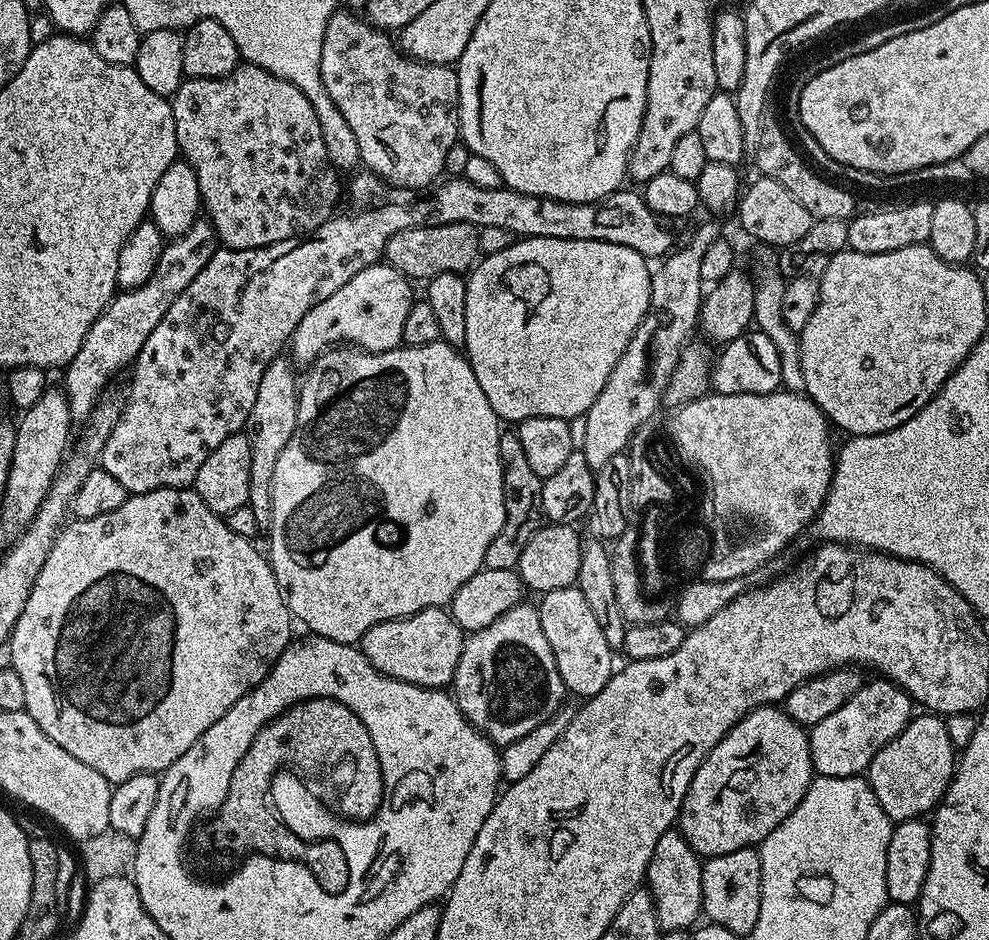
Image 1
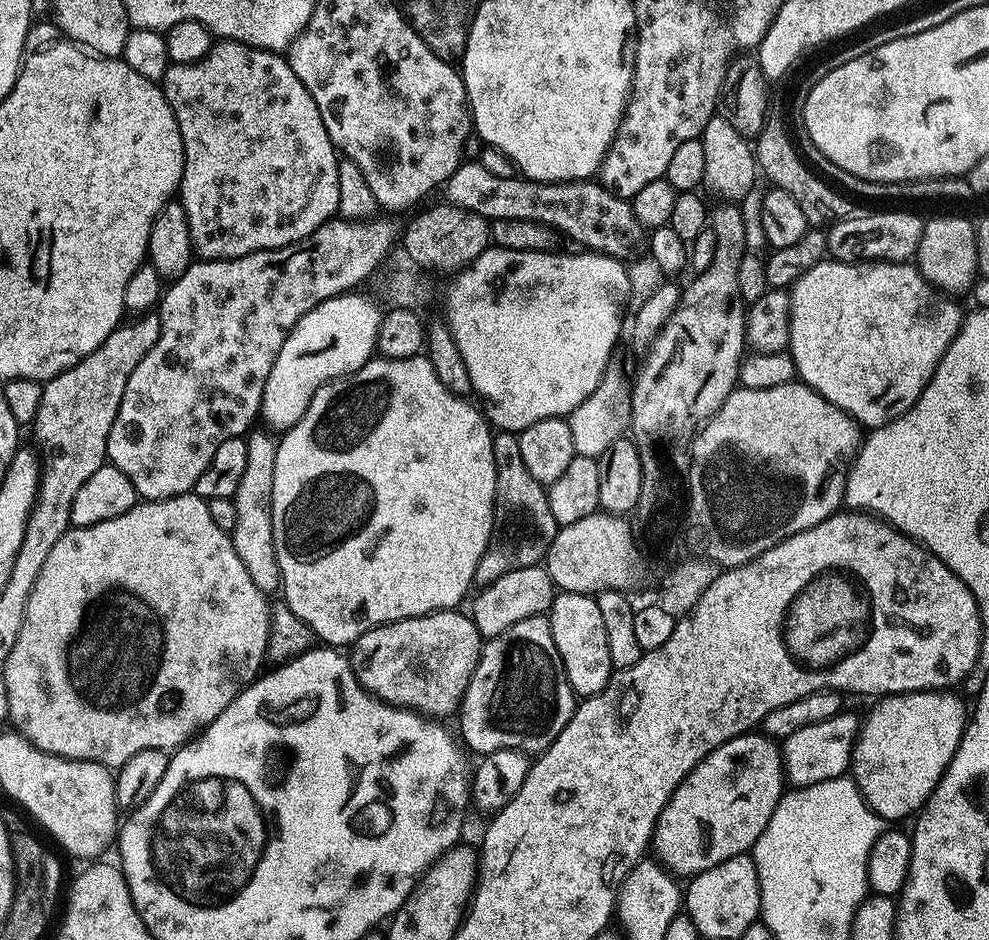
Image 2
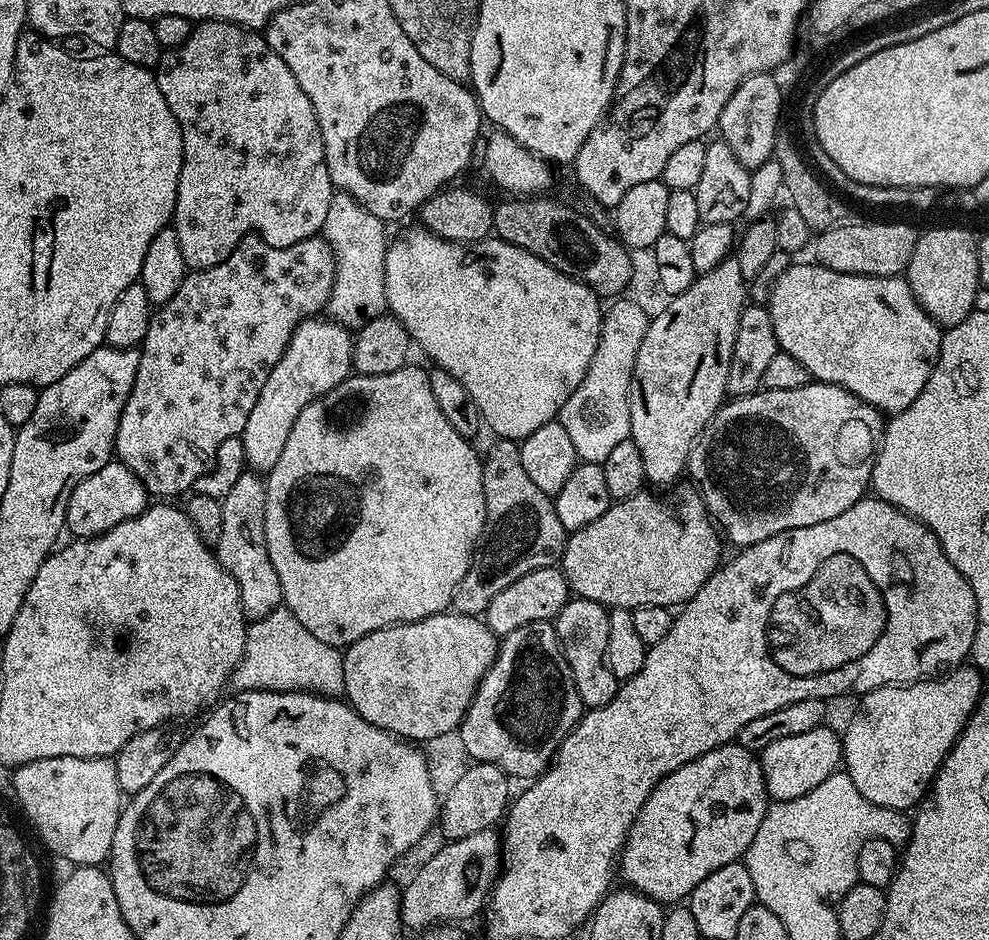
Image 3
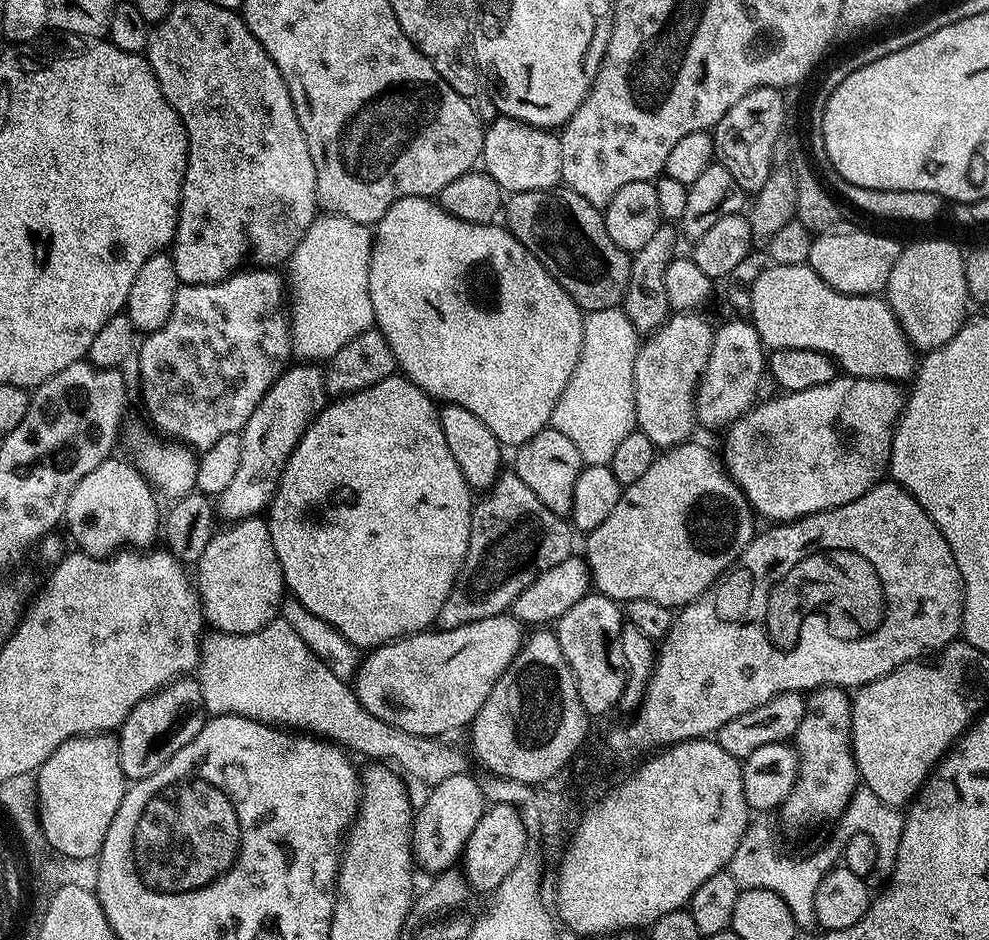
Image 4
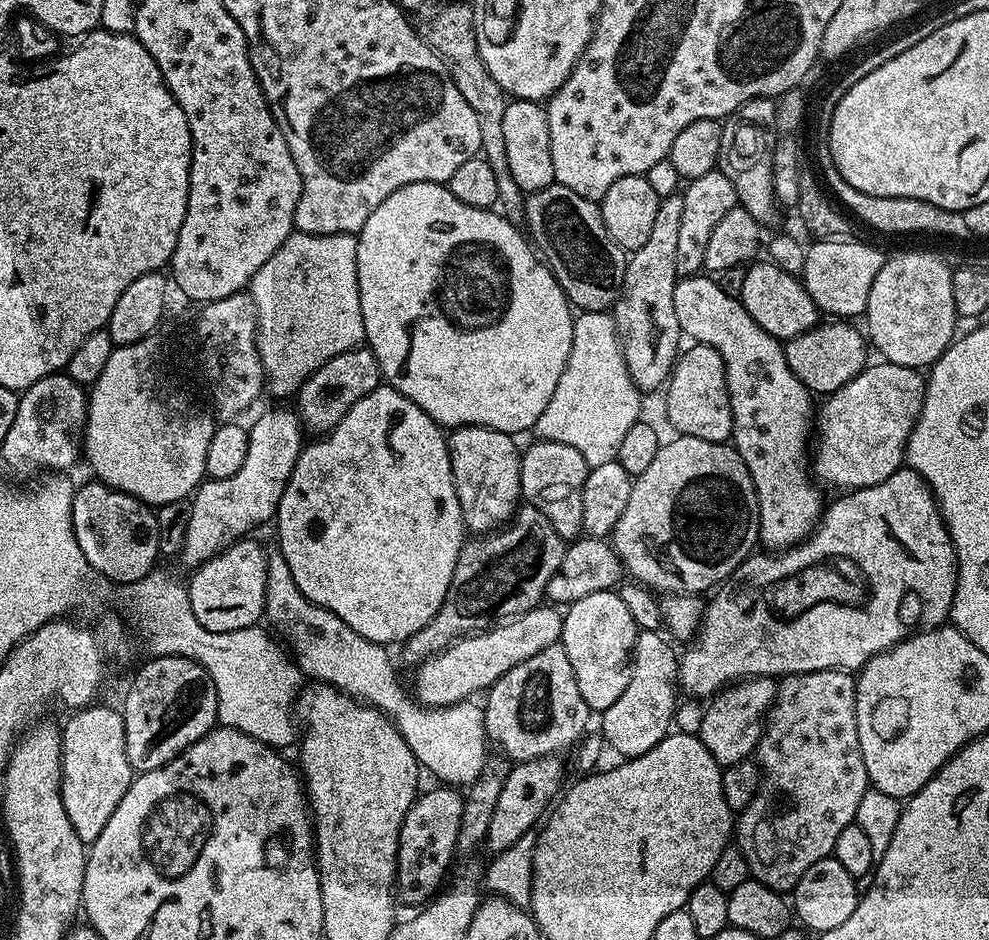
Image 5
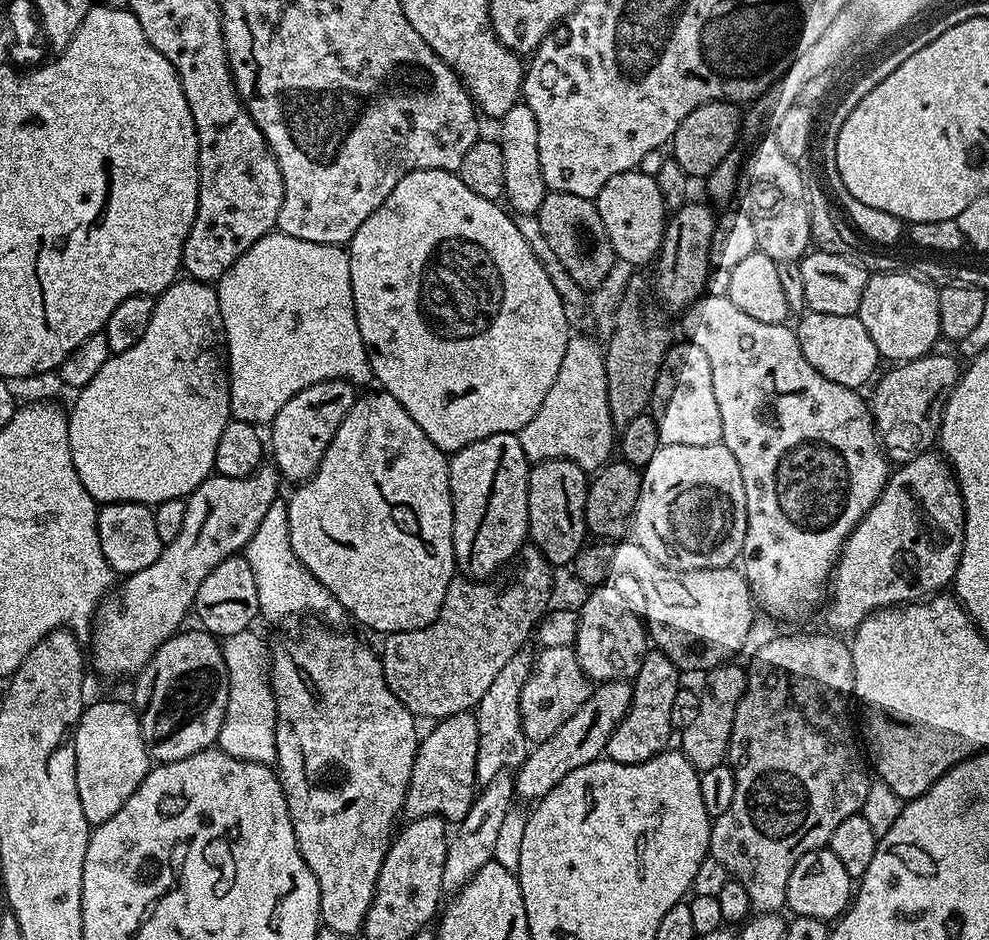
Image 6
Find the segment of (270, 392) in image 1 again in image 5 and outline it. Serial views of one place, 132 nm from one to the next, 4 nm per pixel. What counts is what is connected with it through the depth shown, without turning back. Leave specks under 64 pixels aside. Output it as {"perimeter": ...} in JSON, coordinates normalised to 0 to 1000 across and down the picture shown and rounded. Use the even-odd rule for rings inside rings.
{"perimeter":[[[248,572],[237,577],[229,585],[224,585],[216,594],[207,596],[197,605],[194,618],[189,618],[188,624],[192,632],[192,645],[196,649],[196,657],[208,666],[208,670],[217,672],[232,672],[245,670],[264,663],[267,655],[267,641],[269,640],[269,602],[271,601],[271,587],[259,572]]]}

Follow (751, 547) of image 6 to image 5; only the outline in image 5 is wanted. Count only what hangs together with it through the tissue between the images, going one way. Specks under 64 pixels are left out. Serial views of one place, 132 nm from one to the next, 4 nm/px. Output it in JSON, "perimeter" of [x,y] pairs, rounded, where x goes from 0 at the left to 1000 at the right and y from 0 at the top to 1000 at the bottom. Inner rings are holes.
{"perimeter":[[[705,291],[685,297],[681,304],[681,335],[686,337],[689,354],[697,363],[722,368],[722,372],[730,377],[740,433],[739,471],[750,491],[754,491],[758,509],[764,518],[768,552],[767,578],[774,579],[777,582],[774,584],[777,585],[801,583],[820,570],[835,539],[835,532],[829,529],[829,523],[825,520],[826,512],[819,501],[819,469],[823,464],[822,418],[805,401],[803,394],[799,394],[793,366],[785,359],[775,355],[775,351],[770,351],[770,347],[766,347],[766,343],[758,338],[747,318],[734,313],[734,309],[730,309],[730,304],[726,304],[719,293]]]}

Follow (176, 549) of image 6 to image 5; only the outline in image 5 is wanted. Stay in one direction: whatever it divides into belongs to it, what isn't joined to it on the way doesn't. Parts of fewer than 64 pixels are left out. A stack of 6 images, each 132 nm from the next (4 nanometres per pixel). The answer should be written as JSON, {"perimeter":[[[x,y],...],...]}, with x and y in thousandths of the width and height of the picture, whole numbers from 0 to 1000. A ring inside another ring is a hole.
{"perimeter":[[[275,434],[267,438],[251,455],[252,478],[249,479],[249,491],[245,491],[244,498],[233,504],[233,509],[220,509],[219,511],[207,510],[193,529],[194,546],[192,547],[192,561],[188,564],[188,577],[184,596],[193,602],[201,602],[207,596],[216,594],[224,585],[229,585],[237,577],[248,573],[258,564],[262,557],[267,557],[276,552],[279,539],[289,521],[289,513],[293,513],[293,504],[301,491],[303,482],[308,476],[308,456],[302,437],[291,434]]]}

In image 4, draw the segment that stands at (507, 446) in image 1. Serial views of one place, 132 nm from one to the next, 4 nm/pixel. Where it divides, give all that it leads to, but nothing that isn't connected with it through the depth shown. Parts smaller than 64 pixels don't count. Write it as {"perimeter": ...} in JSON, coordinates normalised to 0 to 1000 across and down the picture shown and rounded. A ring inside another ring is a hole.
{"perimeter":[[[521,500],[507,501],[489,533],[477,541],[477,567],[469,600],[461,613],[461,621],[455,628],[443,656],[446,669],[462,668],[487,657],[513,652],[518,643],[556,602],[564,602],[572,593],[579,590],[580,562],[571,550],[552,543],[524,509]]]}

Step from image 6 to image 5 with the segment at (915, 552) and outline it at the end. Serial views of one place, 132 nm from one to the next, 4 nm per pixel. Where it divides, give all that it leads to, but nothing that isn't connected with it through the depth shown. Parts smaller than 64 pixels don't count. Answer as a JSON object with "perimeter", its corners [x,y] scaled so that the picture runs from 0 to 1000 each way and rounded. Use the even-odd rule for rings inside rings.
{"perimeter":[[[911,496],[907,502],[900,504],[900,509],[896,509],[896,513],[888,513],[884,517],[875,519],[862,519],[846,528],[849,529],[842,536],[840,533],[834,539],[828,557],[822,562],[817,573],[810,574],[801,583],[794,583],[784,589],[757,591],[755,596],[749,598],[731,621],[723,627],[724,635],[718,640],[715,639],[706,676],[702,683],[693,688],[697,688],[693,694],[687,695],[687,731],[691,735],[693,732],[700,740],[719,743],[725,736],[747,724],[766,719],[792,721],[806,719],[812,715],[826,715],[840,711],[869,713],[888,696],[892,696],[898,689],[903,689],[906,685],[911,685],[923,672],[949,668],[960,659],[967,631],[967,586],[963,580],[959,562],[954,559],[950,539],[946,537],[946,528],[942,524],[942,518],[922,498]]]}

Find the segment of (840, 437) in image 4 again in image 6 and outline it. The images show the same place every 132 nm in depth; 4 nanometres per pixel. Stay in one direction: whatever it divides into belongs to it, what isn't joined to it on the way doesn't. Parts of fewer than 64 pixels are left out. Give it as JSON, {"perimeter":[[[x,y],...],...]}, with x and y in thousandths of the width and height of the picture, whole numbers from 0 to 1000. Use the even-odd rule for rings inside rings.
{"perimeter":[[[939,377],[927,383],[907,386],[899,390],[902,393],[894,401],[891,399],[885,405],[886,414],[880,420],[882,450],[886,453],[890,476],[903,495],[915,494],[947,471],[956,422],[970,404],[973,391],[967,388],[966,378],[946,378]]]}

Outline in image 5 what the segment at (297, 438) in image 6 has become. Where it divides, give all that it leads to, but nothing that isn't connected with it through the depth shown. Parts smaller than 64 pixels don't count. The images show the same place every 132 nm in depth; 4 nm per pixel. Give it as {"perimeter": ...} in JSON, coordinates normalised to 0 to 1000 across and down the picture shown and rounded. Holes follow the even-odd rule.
{"perimeter":[[[371,368],[355,370],[334,381],[334,385],[322,389],[322,394],[317,394],[317,398],[308,404],[301,418],[301,424],[303,424],[301,437],[306,454],[312,461],[320,460],[315,462],[335,460],[338,453],[342,453],[342,449],[346,449],[346,445],[350,445],[354,432],[358,432],[358,428],[362,428],[362,423],[374,419],[379,413],[385,412],[385,409],[386,401],[382,381]]]}

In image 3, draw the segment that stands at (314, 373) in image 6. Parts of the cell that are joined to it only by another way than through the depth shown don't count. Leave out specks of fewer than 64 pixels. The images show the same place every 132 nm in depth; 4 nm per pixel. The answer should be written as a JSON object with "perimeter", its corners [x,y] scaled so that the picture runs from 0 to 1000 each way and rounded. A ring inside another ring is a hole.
{"perimeter":[[[337,203],[334,223],[326,250],[340,269],[340,299],[332,319],[331,335],[353,351],[363,351],[371,340],[377,340],[393,331],[388,284],[394,251],[388,248],[389,235],[383,234],[370,219],[366,219],[352,204]]]}

